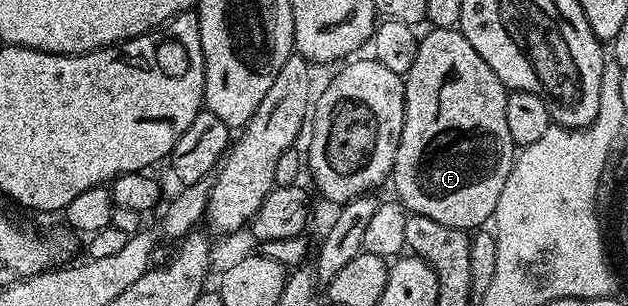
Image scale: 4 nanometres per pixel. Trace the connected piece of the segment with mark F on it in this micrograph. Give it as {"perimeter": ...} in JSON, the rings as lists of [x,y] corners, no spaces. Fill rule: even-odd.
{"perimeter":[[[431,28],[428,31],[427,35],[424,33],[420,37],[417,60],[413,60],[413,68],[409,68],[409,72],[405,75],[403,127],[401,128],[401,140],[397,144],[397,156],[391,169],[390,181],[395,182],[394,197],[402,202],[411,214],[429,216],[429,220],[437,220],[437,224],[445,224],[449,228],[457,228],[464,232],[474,232],[486,227],[494,219],[497,200],[501,200],[501,188],[505,188],[505,180],[509,180],[511,165],[515,163],[517,147],[513,136],[509,136],[509,124],[505,121],[505,100],[509,91],[497,76],[497,72],[493,72],[493,68],[489,68],[489,64],[485,64],[485,60],[477,56],[477,48],[473,48],[473,44],[469,44],[469,40],[465,40],[465,36],[458,29]]]}

